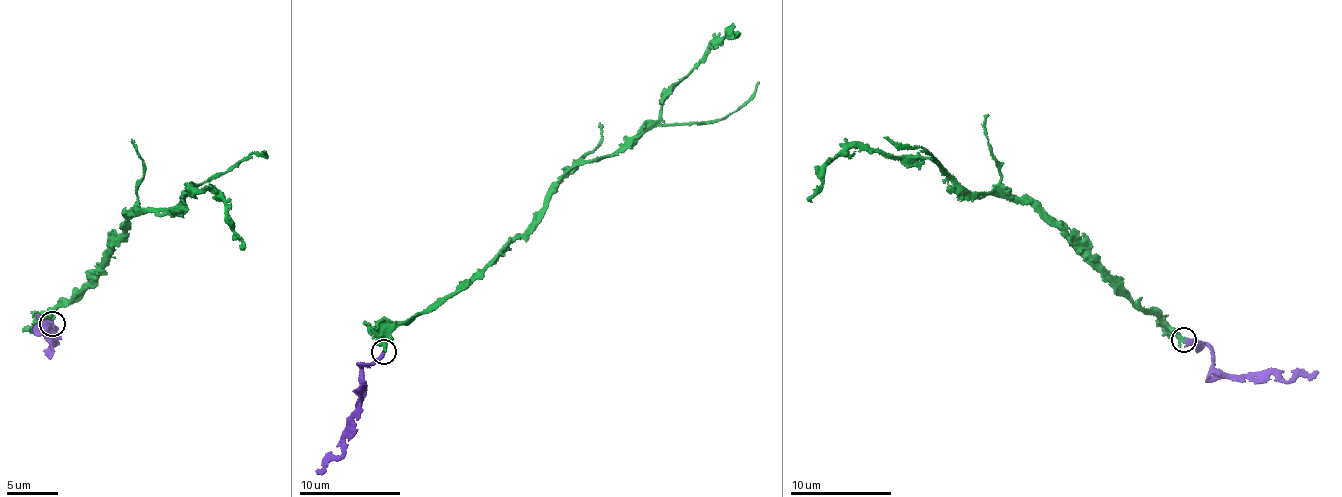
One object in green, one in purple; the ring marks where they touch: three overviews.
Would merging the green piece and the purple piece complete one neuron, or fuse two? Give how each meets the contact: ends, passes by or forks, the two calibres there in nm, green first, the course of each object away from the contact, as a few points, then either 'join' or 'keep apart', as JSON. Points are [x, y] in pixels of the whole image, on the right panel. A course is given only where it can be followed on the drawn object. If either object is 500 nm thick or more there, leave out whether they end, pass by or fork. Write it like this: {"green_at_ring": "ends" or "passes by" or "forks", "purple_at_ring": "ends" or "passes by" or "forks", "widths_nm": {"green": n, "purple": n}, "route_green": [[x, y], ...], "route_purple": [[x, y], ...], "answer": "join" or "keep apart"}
{"green_at_ring": "ends", "purple_at_ring": "ends", "widths_nm": {"green": 400, "purple": 320}, "route_green": [[1184, 339], [1034, 209], [998, 191], [977, 195], [928, 157], [840, 154], [824, 169], [811, 203]], "route_purple": [[1184, 339], [1205, 346], [1217, 369], [1243, 378], [1282, 378], [1318, 371]], "answer": "join"}

